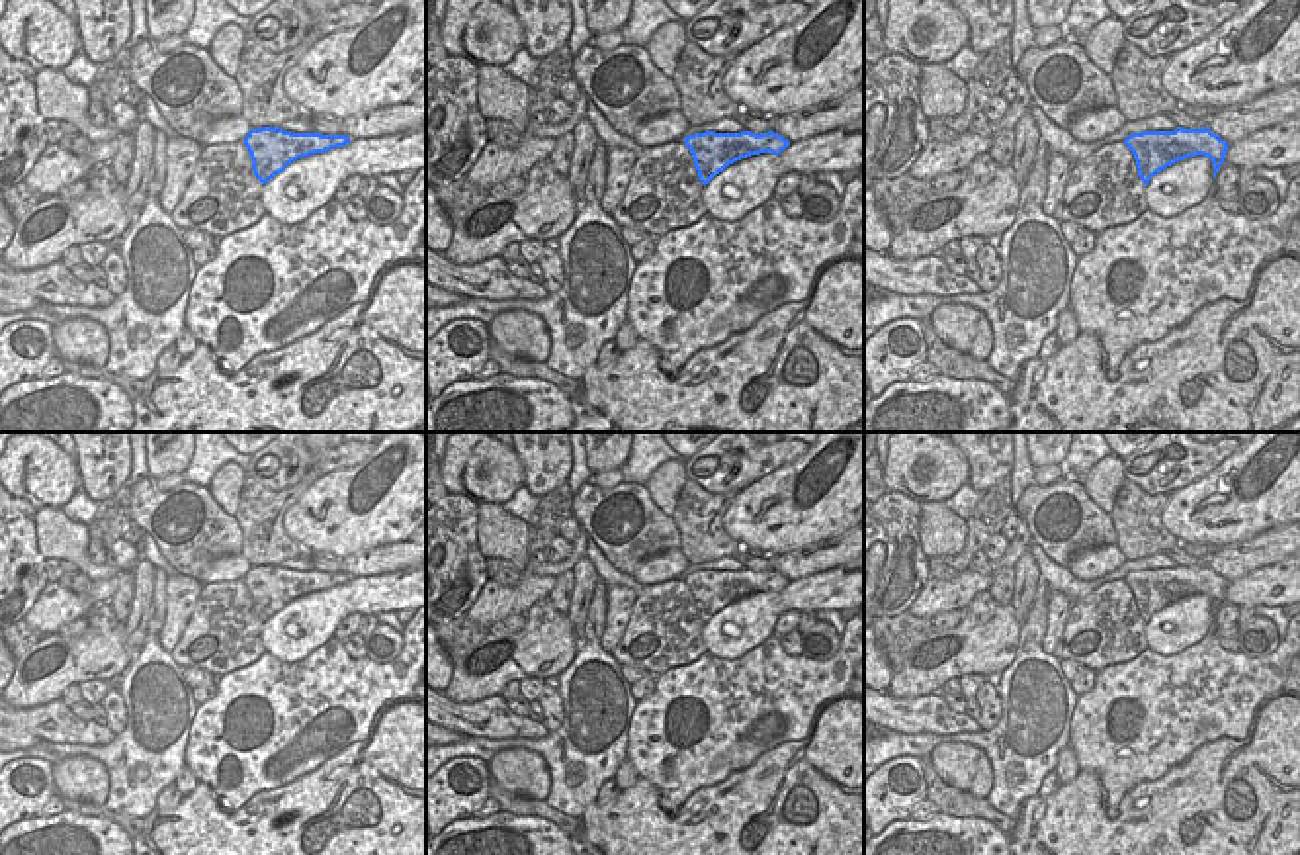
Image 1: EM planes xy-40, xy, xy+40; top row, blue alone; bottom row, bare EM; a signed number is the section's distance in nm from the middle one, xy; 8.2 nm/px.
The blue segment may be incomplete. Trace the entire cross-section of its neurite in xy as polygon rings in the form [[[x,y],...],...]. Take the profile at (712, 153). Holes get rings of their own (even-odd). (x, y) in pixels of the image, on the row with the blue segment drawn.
[[[704,131],[655,147],[643,147],[637,155],[629,184],[612,211],[618,227],[631,227],[649,233],[653,239],[672,229],[696,223],[704,213],[702,188],[729,164],[751,155],[772,153],[780,155],[790,145],[782,135],[768,133],[715,133]]]

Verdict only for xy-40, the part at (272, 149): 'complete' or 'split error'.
split error

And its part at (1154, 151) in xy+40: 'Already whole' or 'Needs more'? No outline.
Needs more.

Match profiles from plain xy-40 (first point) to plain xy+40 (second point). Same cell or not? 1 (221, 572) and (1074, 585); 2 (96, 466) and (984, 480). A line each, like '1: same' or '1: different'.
1: different
2: same

